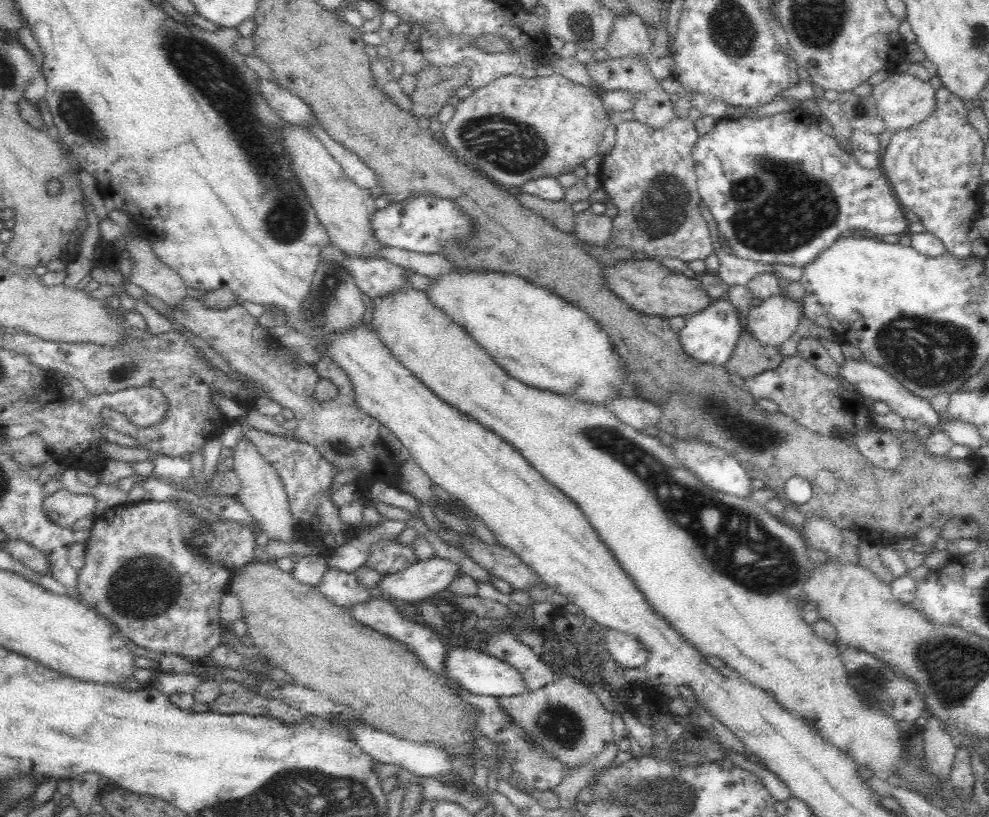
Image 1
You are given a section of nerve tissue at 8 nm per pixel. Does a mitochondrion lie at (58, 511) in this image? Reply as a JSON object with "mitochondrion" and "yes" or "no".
{"mitochondrion":"yes"}

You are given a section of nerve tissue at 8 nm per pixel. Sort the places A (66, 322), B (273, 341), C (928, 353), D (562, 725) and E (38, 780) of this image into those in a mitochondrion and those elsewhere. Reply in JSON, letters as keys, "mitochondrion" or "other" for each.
{"A":"other","B":"other","C":"mitochondrion","D":"mitochondrion","E":"other"}

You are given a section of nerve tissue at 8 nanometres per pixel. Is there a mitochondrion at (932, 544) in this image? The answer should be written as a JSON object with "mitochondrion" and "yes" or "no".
{"mitochondrion":"no"}

